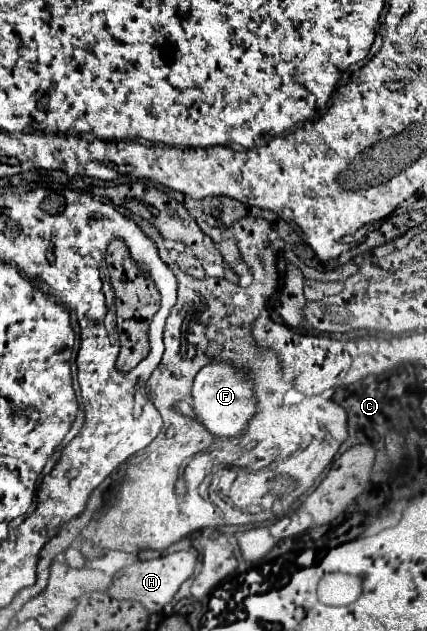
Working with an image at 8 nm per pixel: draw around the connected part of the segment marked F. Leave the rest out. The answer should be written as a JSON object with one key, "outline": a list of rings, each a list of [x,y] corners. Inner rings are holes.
{"outline":[[[215,363],[203,367],[193,383],[191,389],[191,405],[201,419],[201,423],[219,437],[239,437],[245,429],[247,421],[255,415],[255,399],[251,391],[251,381],[247,373],[235,371],[229,363]]]}

